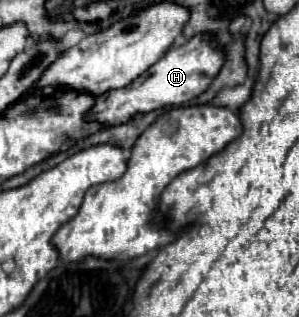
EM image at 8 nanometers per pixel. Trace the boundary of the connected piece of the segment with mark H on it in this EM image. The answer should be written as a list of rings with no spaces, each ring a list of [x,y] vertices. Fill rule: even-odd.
[[[195,35],[193,39],[181,43],[179,47],[171,47],[159,63],[151,65],[139,79],[131,81],[123,89],[111,89],[95,99],[95,105],[87,111],[87,121],[97,121],[103,129],[115,127],[119,123],[127,123],[137,113],[145,115],[155,109],[183,105],[195,97],[199,97],[211,83],[211,79],[219,73],[221,65],[225,63],[225,55],[217,49],[211,49],[211,39],[207,35]]]

